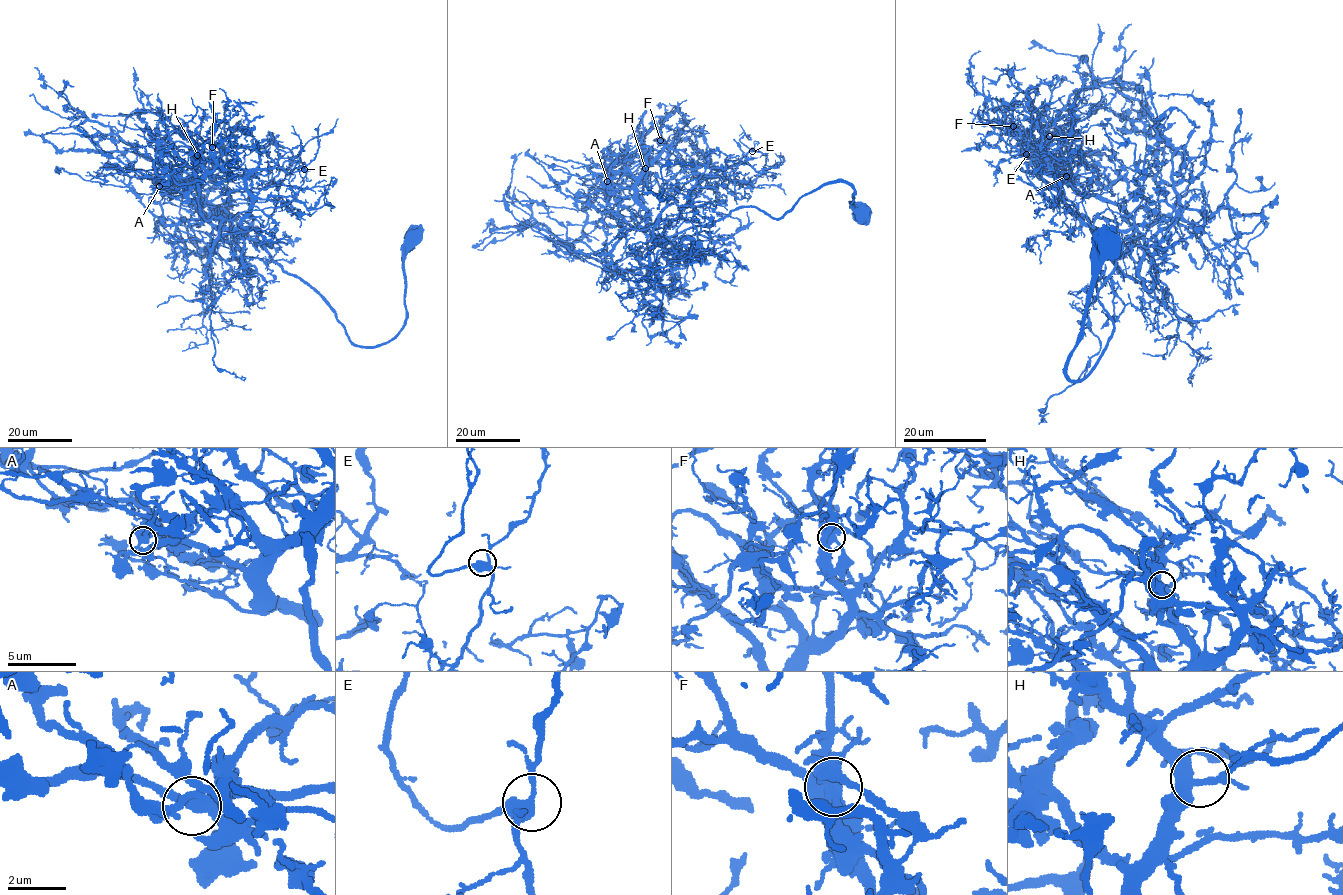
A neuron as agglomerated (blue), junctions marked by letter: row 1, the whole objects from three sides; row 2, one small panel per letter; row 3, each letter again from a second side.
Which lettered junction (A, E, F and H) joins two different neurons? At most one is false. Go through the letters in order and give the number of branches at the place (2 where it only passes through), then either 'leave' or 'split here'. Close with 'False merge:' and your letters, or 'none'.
A: 4 branches meet; leave
E: 4 branches meet; leave
F: 7 branches meet; split here
H: 4 branches meet; leave
False merge: F

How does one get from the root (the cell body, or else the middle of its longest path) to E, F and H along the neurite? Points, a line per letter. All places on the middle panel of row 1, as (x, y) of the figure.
E: (859, 210), (853, 188), (835, 181), (781, 218), (742, 206), (664, 235), (702, 178), (752, 151)
F: (859, 210), (853, 188), (835, 181), (781, 218), (742, 206), (711, 225), (656, 235), (636, 183), (660, 140)
H: (859, 210), (853, 188), (835, 181), (781, 218), (742, 206), (658, 236), (636, 198), (652, 161), (645, 168)

